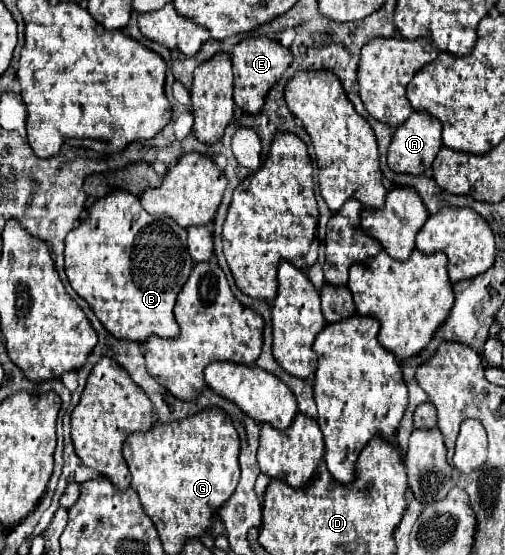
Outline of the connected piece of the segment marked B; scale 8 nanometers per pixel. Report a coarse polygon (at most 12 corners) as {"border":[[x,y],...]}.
{"border":[[120,188],[68,232],[72,288],[110,334],[180,334],[186,228]]}

